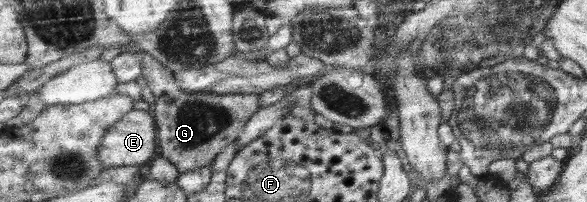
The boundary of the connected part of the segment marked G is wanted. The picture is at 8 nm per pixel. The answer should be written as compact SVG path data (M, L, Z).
M129 45L129 47L124 46L124 48L127 48L127 53L139 55L139 59L141 59L141 75L147 80L147 87L153 92L153 95L156 96L156 101L151 111L157 118L160 156L163 157L163 159L167 159L167 161L178 170L179 174L211 165L217 155L225 150L229 143L234 143L237 137L241 135L245 124L260 108L259 103L257 103L259 94L255 93L219 95L209 92L183 92L174 84L174 73L163 67L163 65L153 59L150 54L133 48L131 45Z

